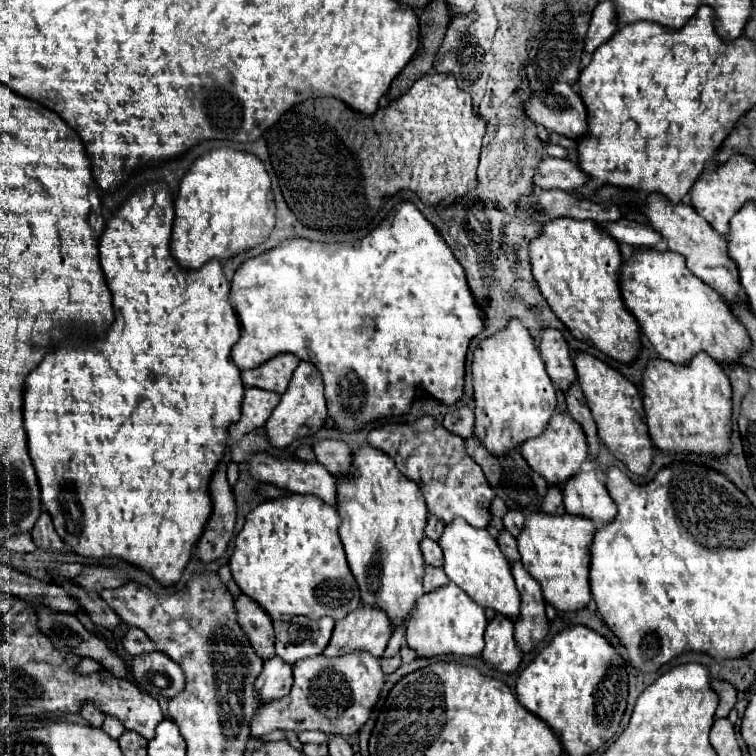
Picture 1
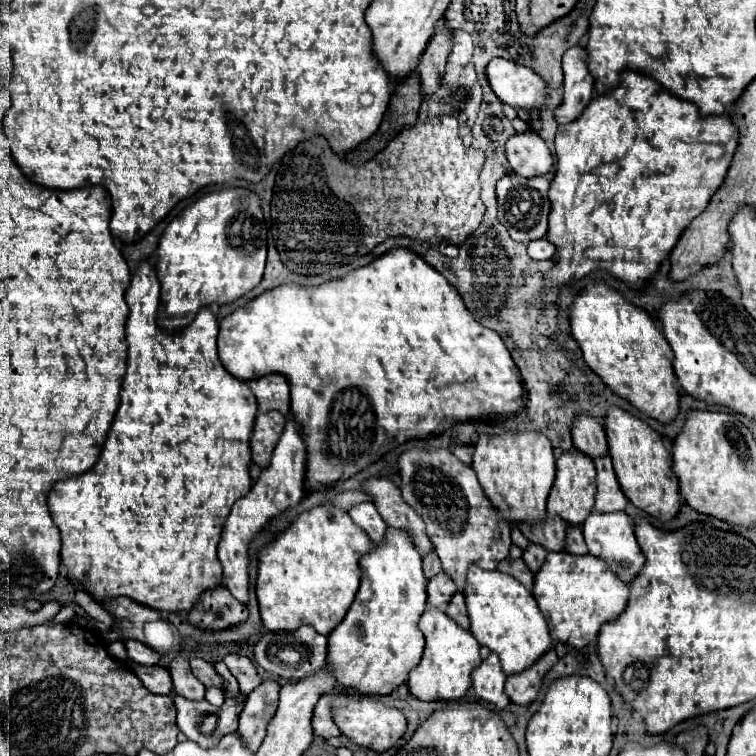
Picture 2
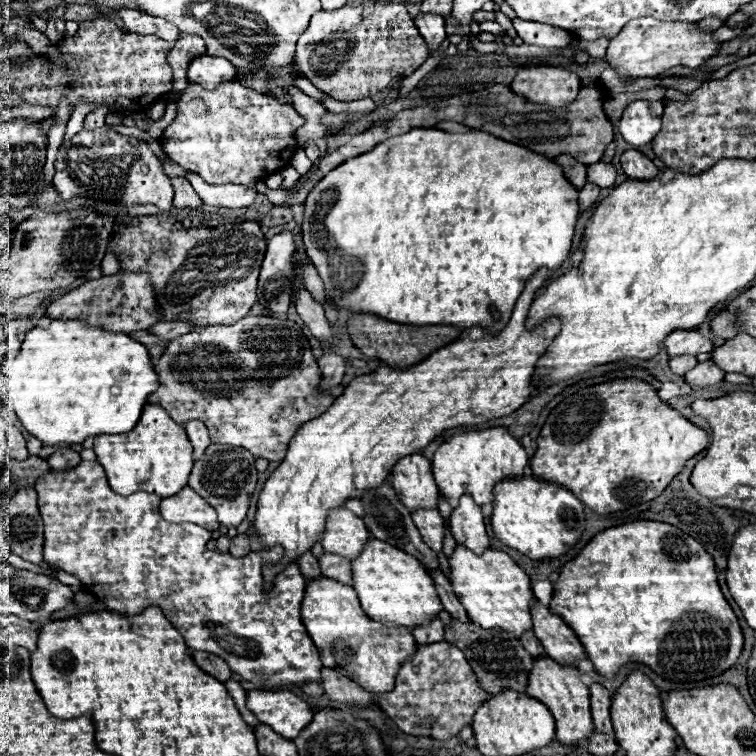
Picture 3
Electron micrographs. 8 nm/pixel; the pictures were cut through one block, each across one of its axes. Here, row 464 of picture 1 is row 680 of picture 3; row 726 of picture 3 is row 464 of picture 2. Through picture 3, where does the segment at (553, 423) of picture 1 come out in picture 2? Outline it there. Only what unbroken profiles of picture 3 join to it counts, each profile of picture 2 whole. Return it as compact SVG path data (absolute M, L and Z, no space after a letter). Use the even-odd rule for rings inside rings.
M564 452L556 460L556 480L548 496L548 516L560 516L570 526L582 526L584 518L592 512L594 506L594 494L596 494L596 470L594 462L588 460L588 456L580 452Z

